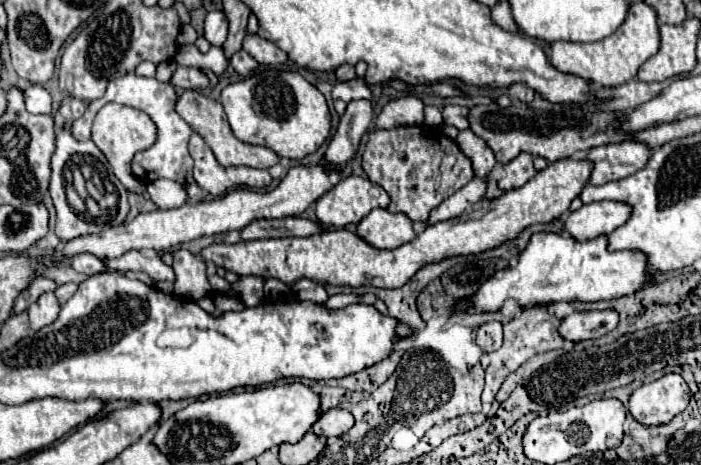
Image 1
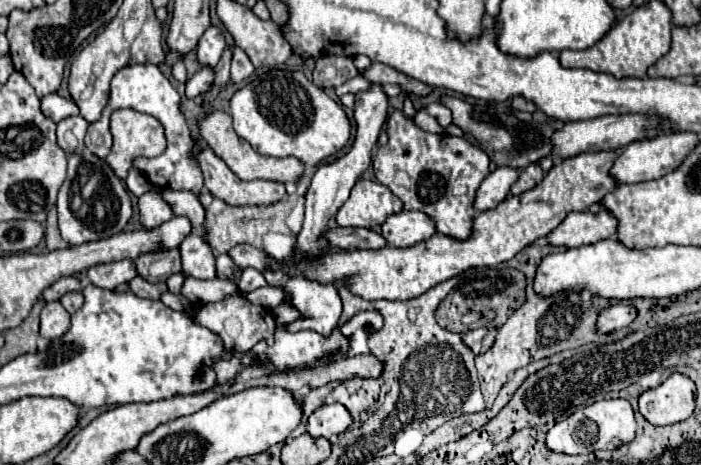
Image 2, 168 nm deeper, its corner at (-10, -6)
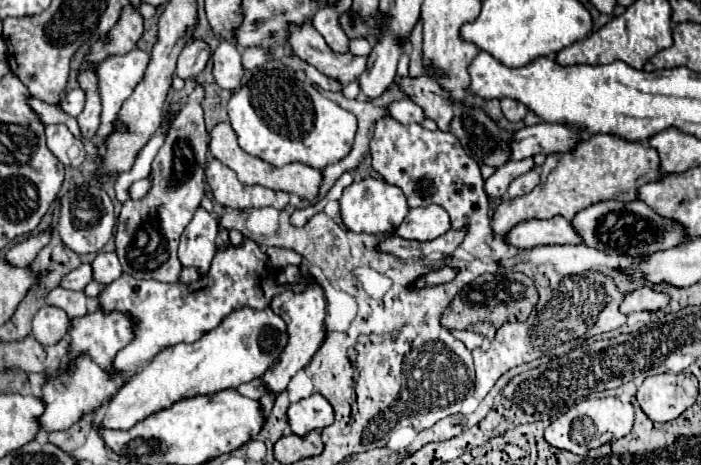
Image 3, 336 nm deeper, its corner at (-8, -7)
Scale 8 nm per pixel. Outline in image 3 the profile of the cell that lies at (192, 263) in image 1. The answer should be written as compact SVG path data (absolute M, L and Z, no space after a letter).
M198 208L180 238L178 258L182 266L194 266L202 274L206 274L216 254L214 244L216 234L218 234L218 220L204 208Z

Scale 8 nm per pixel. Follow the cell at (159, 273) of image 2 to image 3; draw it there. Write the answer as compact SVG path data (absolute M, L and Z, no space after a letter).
M196 86L182 112L170 124L166 140L150 170L150 190L142 200L126 200L116 224L116 254L122 270L134 278L178 282L182 264L176 256L180 236L204 196L204 166L208 158L208 136L202 112L202 88Z

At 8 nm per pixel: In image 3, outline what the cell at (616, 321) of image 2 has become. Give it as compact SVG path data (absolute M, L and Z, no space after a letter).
M642 286L642 288L630 292L630 294L624 298L620 310L622 310L624 314L638 312L638 310L660 310L660 308L668 306L668 302L670 302L670 298L668 298L666 292L654 290L652 286Z

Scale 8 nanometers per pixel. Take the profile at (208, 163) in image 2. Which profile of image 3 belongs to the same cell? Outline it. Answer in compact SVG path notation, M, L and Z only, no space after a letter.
M210 158L208 160L208 166L206 166L206 180L212 188L212 194L214 194L214 200L216 204L224 206L224 208L264 208L264 206L272 206L276 210L284 210L288 206L288 200L290 196L286 192L274 192L270 188L264 188L264 186L244 186L238 178L236 178L236 172L230 170L228 166L224 166L222 162L218 162L216 158Z

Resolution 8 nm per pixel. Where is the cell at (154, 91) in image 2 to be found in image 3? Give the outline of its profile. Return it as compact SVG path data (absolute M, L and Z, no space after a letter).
M136 48L128 54L108 56L96 66L98 92L102 100L102 124L96 134L100 142L114 130L116 114L122 102L132 94L136 84L142 80L148 60L150 54L146 50Z

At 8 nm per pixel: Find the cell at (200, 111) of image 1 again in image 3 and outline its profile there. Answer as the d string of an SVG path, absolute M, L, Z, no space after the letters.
M228 122L224 124L218 124L214 126L214 130L210 132L210 154L220 160L222 164L226 164L228 168L232 168L236 174L238 174L238 180L246 186L252 186L252 184L260 184L260 186L266 186L270 190L282 190L282 192L292 192L292 194L298 194L302 200L314 200L318 196L318 190L320 190L320 184L322 184L322 172L316 170L316 168L310 168L306 164L300 164L300 162L292 162L292 164L286 164L282 168L276 168L256 156L250 156L248 152L244 152L238 144L238 138L236 138L236 132L232 130L232 126Z

